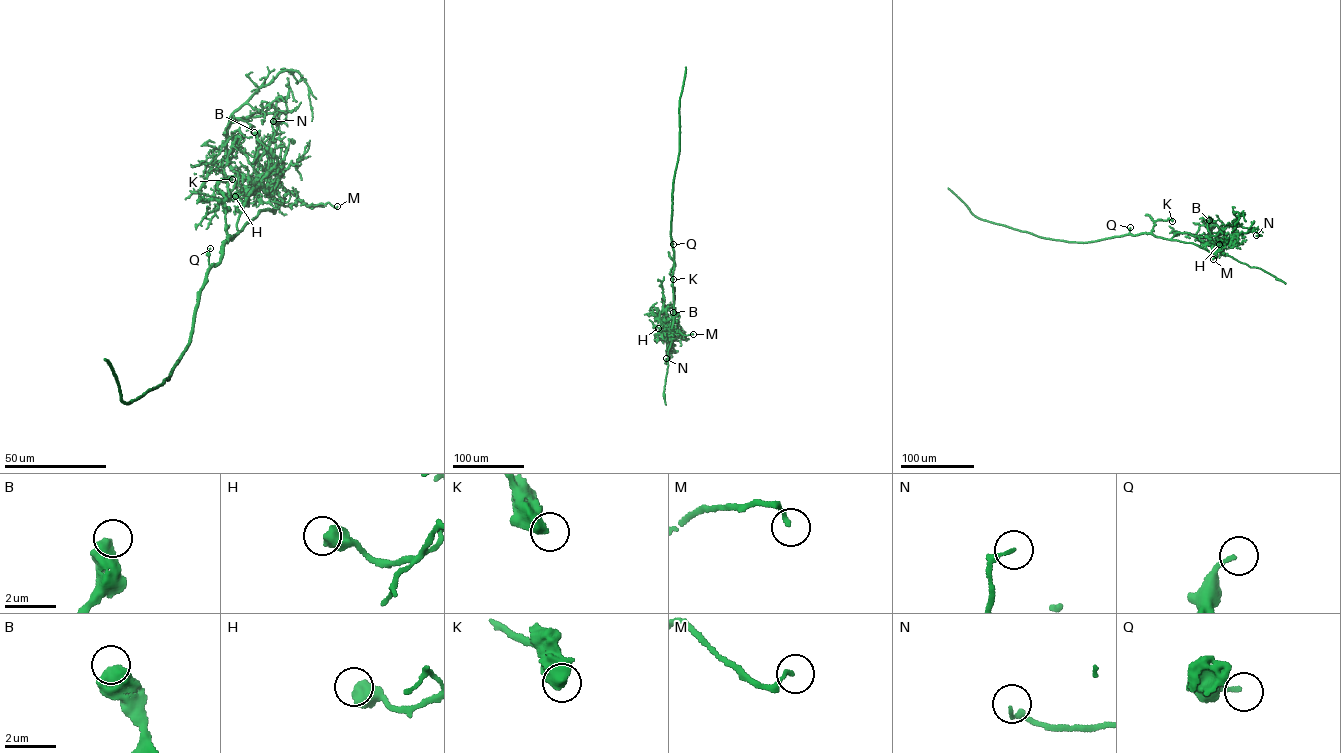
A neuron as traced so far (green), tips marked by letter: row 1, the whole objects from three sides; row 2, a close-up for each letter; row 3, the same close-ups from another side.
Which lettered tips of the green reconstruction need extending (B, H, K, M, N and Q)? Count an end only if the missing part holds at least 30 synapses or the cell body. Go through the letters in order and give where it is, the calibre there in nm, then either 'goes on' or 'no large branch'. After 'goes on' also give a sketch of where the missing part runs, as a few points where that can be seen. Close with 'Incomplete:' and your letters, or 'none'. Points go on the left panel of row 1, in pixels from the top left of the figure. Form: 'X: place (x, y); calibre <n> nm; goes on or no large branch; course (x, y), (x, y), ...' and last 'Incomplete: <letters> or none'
B: place (254, 132); calibre 550 nm; no large branch
H: place (235, 196); calibre 600 nm; no large branch
K: place (232, 179); calibre 650 nm; no large branch
M: place (337, 206); calibre 140 nm; no large branch
N: place (273, 121); calibre 110 nm; no large branch
Q: place (210, 248); calibre 160 nm; no large branch
Incomplete: none

